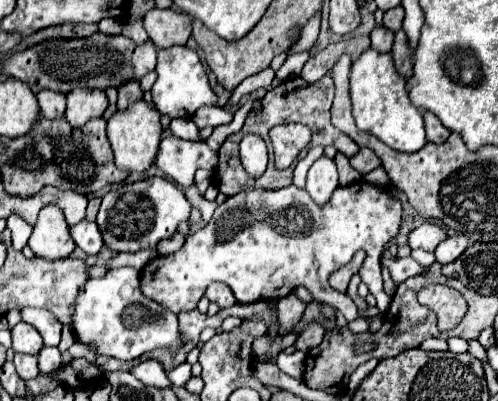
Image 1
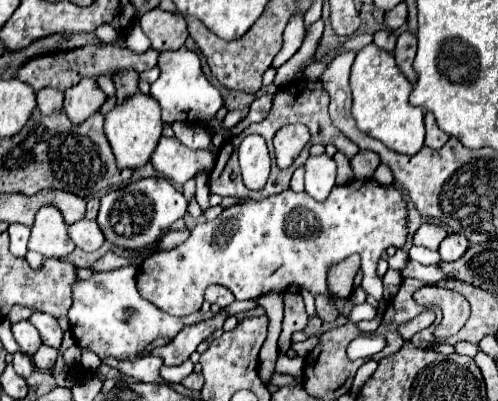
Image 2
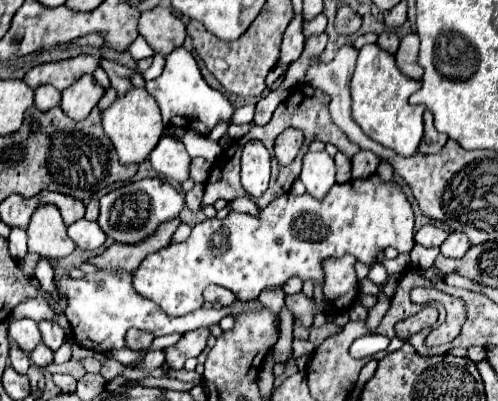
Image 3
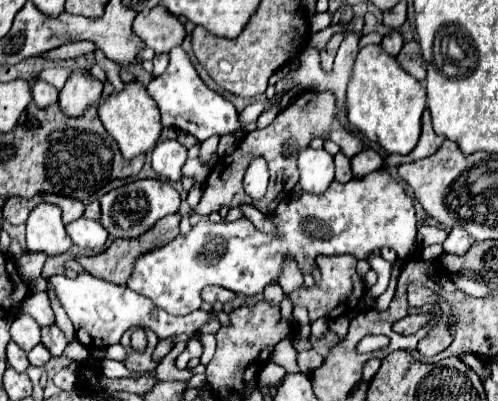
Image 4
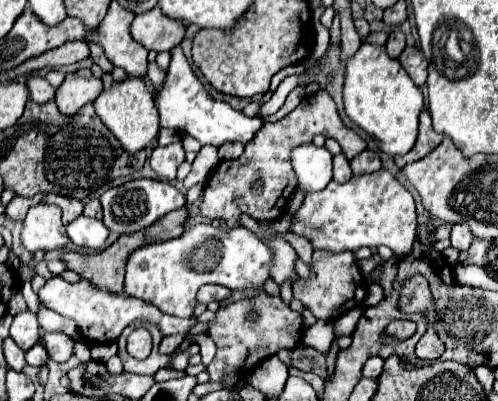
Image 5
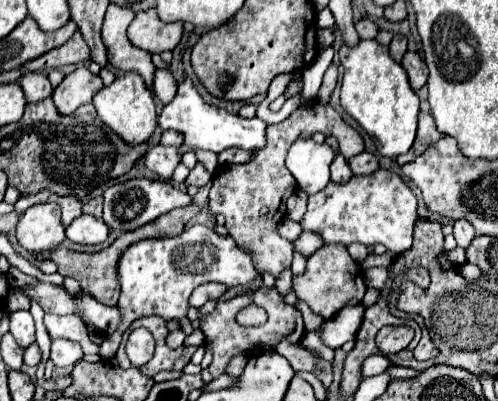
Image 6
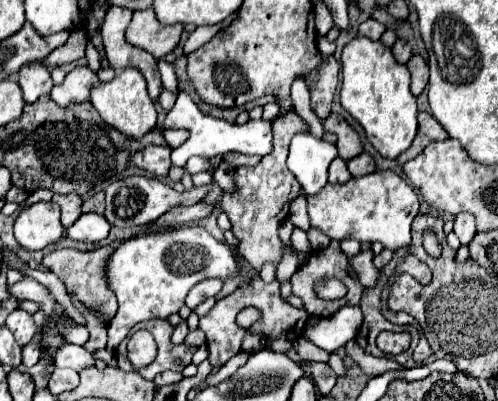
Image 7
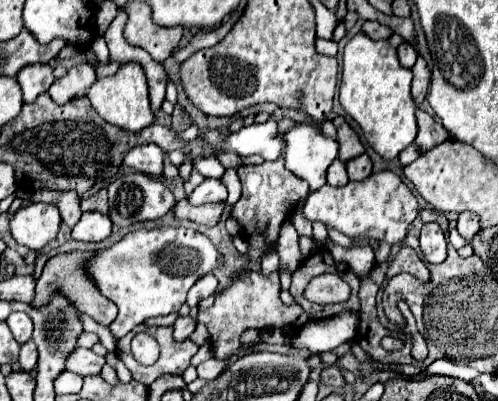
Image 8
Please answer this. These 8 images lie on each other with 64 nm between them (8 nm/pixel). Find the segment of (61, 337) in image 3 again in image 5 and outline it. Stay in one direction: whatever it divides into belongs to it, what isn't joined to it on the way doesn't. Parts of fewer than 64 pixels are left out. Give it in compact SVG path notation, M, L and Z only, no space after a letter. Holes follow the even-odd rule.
M48 332L44 336L44 346L48 350L48 356L54 362L66 362L74 354L74 340L70 340L66 334L60 332Z

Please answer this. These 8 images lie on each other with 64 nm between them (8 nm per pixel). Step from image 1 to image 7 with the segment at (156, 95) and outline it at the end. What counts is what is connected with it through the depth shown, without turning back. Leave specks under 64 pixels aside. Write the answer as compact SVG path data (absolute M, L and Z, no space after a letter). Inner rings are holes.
M186 92L178 94L174 108L168 112L166 128L186 128L190 132L190 138L171 152L172 164L178 167L184 167L190 156L214 158L214 156L224 156L228 152L240 152L240 154L248 154L248 156L252 156L252 154L268 156L270 144L272 144L272 122L248 120L246 124L238 126L238 124L230 124L226 120L216 120L212 116L202 114Z

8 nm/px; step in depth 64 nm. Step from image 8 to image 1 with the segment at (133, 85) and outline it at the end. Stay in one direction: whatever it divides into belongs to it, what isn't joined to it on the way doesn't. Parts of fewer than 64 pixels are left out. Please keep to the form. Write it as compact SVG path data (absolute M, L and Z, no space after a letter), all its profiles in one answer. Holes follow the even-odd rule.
M138 100L134 104L128 104L126 110L116 112L112 120L108 120L108 140L114 150L116 158L116 168L128 170L128 172L146 172L158 152L158 144L162 138L162 124L160 124L160 112L156 110L154 104L146 100Z

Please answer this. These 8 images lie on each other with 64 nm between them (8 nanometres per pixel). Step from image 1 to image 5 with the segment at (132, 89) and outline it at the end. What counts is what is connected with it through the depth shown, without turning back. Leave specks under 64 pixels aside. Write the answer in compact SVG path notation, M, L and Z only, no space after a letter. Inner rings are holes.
M88 40L88 46L90 46L90 58L94 60L94 64L98 64L104 72L112 72L112 64L110 64L110 60L104 56L104 50L96 44L96 42L90 42Z

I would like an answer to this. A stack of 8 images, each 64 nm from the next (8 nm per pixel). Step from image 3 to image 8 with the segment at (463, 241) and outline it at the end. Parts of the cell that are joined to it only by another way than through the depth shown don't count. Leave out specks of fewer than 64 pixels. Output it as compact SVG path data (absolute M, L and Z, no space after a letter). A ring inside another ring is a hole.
M462 212L458 218L458 232L466 240L472 240L478 230L480 230L480 216L474 212Z

